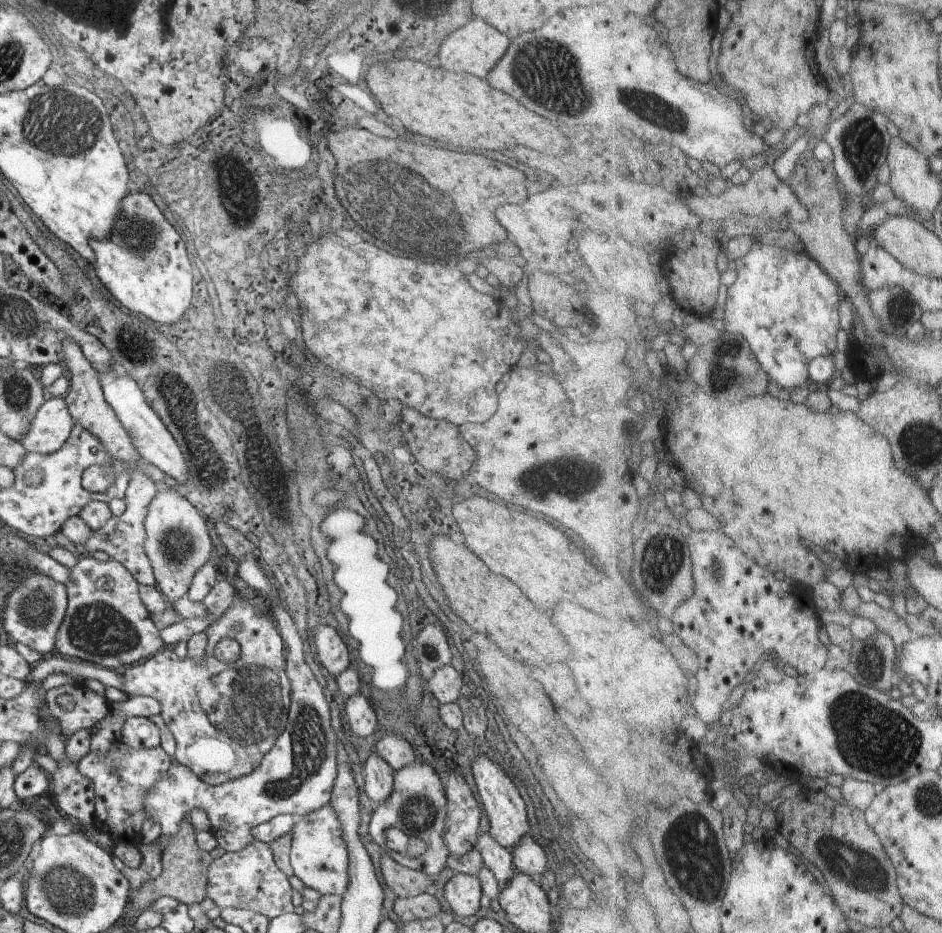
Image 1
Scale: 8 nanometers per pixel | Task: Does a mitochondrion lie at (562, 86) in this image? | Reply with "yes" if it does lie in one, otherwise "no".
yes

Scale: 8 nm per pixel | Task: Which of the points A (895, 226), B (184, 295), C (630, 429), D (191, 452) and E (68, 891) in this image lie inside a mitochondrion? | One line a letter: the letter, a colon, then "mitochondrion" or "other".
A: other
B: other
C: other
D: other
E: mitochondrion

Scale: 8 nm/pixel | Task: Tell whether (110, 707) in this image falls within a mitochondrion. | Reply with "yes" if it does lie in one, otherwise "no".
no

